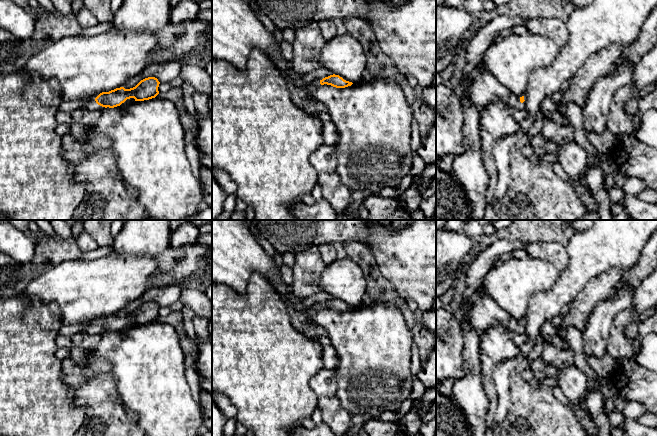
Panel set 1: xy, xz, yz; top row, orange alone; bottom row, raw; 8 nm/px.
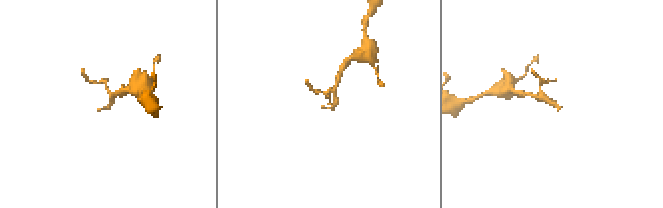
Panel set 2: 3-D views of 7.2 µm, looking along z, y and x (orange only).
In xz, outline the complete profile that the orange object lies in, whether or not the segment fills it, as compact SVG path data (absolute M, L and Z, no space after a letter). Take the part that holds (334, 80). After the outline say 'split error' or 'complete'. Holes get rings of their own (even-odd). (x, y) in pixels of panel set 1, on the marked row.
M330 75L323 78L322 80L314 80L305 86L301 87L291 87L291 99L305 112L310 115L315 115L319 113L328 113L327 107L316 101L312 93L316 90L319 85L331 85L336 88L345 88L351 86L353 83L344 80L339 75Z; split error

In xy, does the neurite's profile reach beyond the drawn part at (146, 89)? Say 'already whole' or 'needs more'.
needs more

